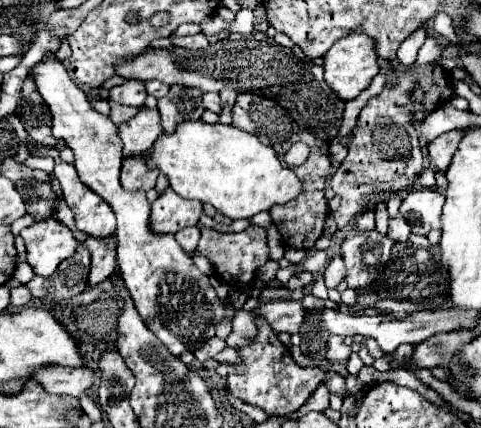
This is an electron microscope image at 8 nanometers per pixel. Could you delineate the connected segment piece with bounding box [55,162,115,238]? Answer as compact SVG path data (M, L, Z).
M57 164L55 178L61 184L65 202L75 214L75 226L81 232L97 238L115 234L115 214L111 206L107 206L107 202L99 198L99 194L93 194L93 190L87 190L87 186L83 186L73 164Z

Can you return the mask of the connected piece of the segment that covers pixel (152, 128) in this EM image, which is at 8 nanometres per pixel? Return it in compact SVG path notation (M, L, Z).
M141 106L141 110L127 122L123 122L119 128L119 138L123 142L123 154L133 156L147 152L159 134L163 132L161 120L159 120L159 110Z

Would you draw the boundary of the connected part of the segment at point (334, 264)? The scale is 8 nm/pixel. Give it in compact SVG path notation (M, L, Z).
M335 254L335 256L331 258L331 262L329 262L329 266L327 266L325 272L323 272L325 286L327 286L327 288L335 288L335 286L343 280L343 274L345 274L345 270L343 270L341 254Z

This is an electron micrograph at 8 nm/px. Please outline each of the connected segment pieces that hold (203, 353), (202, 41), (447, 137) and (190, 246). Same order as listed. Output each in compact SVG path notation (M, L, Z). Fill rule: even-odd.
M215 336L215 338L207 340L201 348L197 348L193 354L195 354L195 358L197 358L199 362L205 362L205 360L209 360L209 358L215 358L225 346L227 346L225 340L221 340L221 338Z
M203 34L185 36L185 38L173 38L171 42L173 42L175 46L187 48L187 50L201 50L201 48L207 48L207 46L209 46L209 40L207 40L207 36L203 36Z
M451 130L447 134L441 134L439 138L435 138L433 144L429 144L429 158L433 162L433 166L439 172L445 172L449 168L449 162L453 158L453 154L457 152L457 144L463 138L463 130Z
M183 228L183 230L179 230L177 234L175 234L175 238L177 238L177 242L179 242L179 246L185 250L185 252L193 252L195 250L195 246L197 246L197 240L199 240L199 228Z

